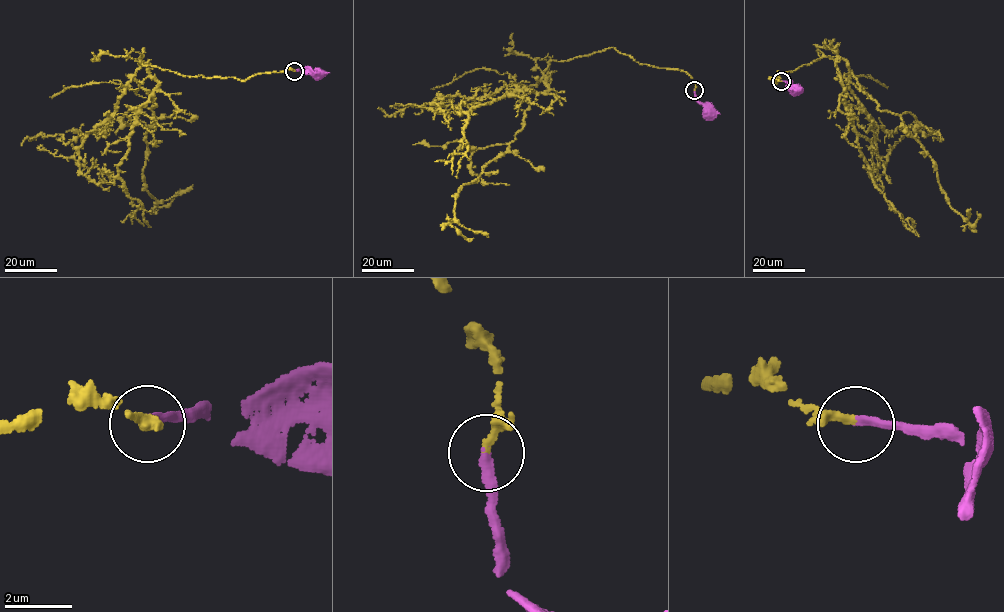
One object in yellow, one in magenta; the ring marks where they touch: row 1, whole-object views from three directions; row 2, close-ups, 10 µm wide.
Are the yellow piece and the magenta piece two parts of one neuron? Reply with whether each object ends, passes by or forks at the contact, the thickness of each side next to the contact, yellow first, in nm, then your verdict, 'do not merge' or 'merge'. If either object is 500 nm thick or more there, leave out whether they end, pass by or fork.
yellow ends there; magenta ends there; 220 nm thick on the yellow side, 280 nm on the other; merge

